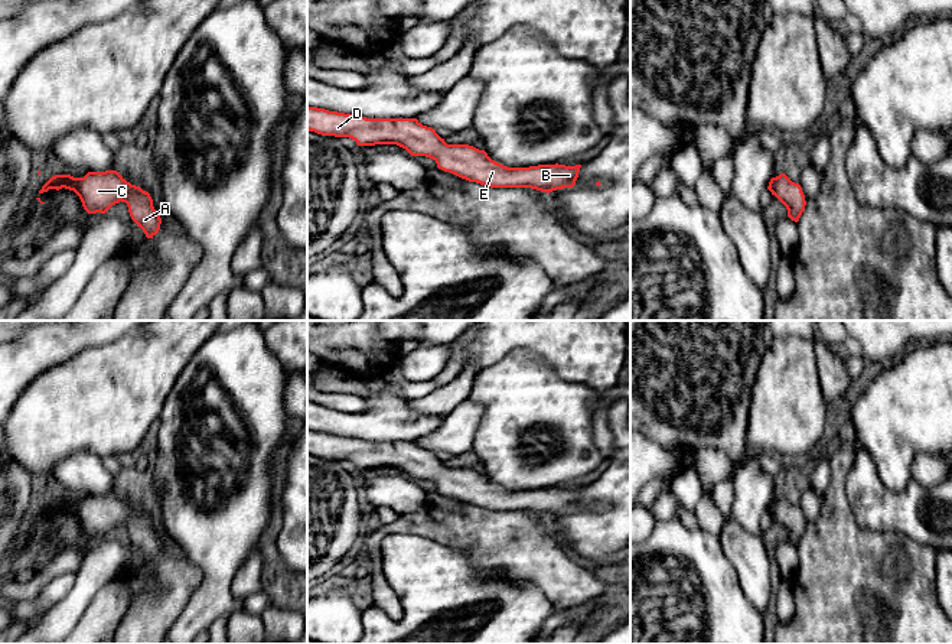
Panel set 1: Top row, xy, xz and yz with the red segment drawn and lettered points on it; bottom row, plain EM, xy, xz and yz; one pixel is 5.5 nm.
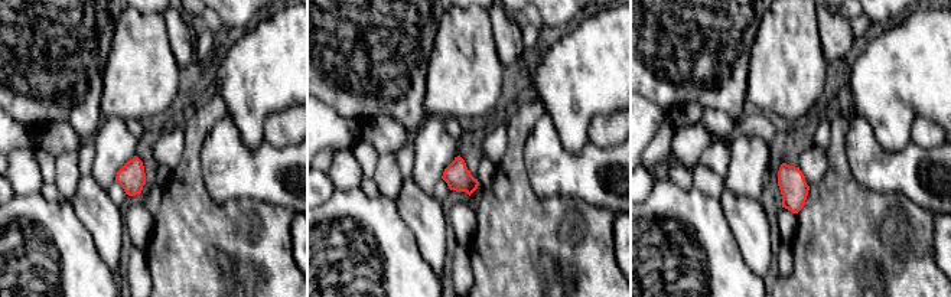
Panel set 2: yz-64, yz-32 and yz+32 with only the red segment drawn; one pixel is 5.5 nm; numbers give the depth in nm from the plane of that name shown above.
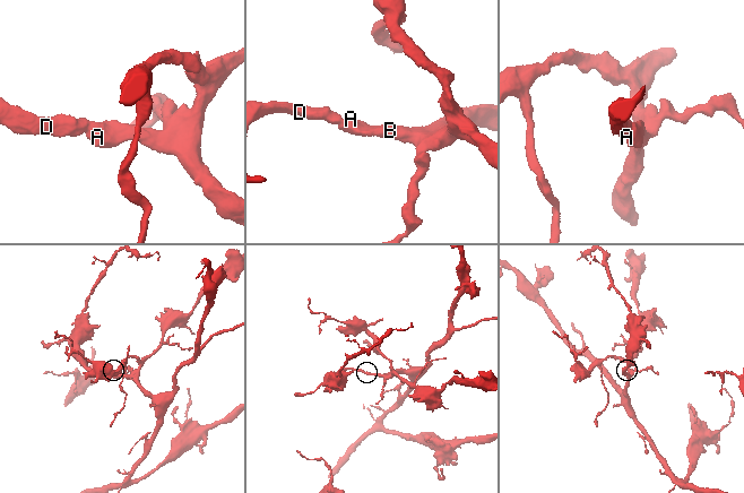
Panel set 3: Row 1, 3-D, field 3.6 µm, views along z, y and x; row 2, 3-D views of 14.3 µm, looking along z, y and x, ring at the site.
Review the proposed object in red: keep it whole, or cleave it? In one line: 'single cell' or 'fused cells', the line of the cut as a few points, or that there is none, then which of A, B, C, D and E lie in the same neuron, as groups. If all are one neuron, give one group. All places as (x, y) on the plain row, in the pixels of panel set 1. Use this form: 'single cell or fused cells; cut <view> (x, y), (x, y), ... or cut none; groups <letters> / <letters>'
single cell; cut none; groups A B C D E

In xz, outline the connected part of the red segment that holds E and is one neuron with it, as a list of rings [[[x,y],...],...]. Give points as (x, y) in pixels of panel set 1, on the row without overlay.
[[[307,430],[307,453],[322,459],[349,461],[358,469],[397,468],[411,479],[426,479],[437,487],[437,491],[450,495],[469,505],[490,511],[531,511],[541,515],[552,515],[573,511],[581,488],[538,488],[529,491],[508,491],[492,484],[485,474],[469,468],[447,468],[434,452],[423,449],[417,442],[366,442],[359,438],[345,438],[317,430]]]

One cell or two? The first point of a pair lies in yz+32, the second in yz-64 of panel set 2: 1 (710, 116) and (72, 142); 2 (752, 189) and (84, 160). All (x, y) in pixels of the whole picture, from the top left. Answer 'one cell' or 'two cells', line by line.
1: one cell
2: two cells

